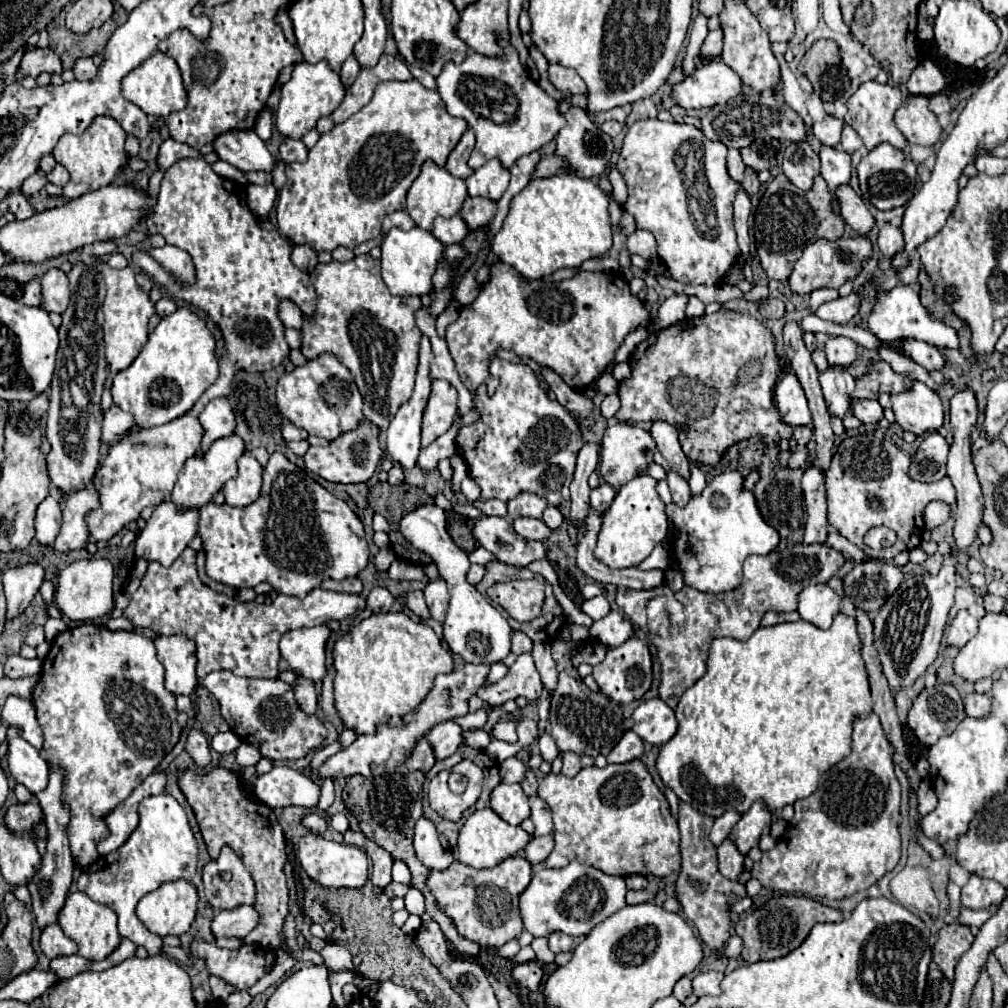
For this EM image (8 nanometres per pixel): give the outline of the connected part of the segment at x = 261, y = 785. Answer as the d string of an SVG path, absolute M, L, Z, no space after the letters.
M275 766L257 778L255 796L269 808L303 806L313 808L319 802L321 788L309 776L287 766Z

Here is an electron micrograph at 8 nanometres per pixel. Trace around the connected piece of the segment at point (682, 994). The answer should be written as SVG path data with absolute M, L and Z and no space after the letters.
M683 976L683 978L675 984L675 988L673 988L673 996L675 996L679 1002L683 1002L689 994L691 994L691 976Z

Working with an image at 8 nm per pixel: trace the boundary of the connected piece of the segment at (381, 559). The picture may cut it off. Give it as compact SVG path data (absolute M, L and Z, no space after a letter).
M379 550L379 554L375 556L375 568L385 570L393 560L395 560L395 554L391 550Z

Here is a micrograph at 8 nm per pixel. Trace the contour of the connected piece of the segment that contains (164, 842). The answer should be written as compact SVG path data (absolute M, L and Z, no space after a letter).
M169 794L147 796L139 806L139 816L139 826L129 840L119 850L101 856L87 870L83 870L77 886L95 902L115 910L119 916L119 934L123 938L129 938L137 946L145 946L149 956L165 956L161 936L151 934L141 924L141 920L135 916L135 906L147 892L157 890L165 882L193 880L197 872L197 842L189 828L185 810Z

